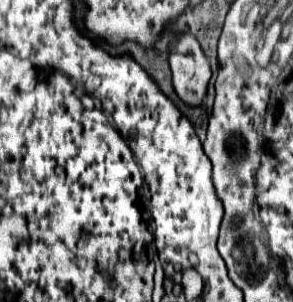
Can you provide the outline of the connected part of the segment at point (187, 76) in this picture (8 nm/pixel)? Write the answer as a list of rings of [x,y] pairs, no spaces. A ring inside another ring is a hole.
[[[181,35],[179,41],[175,41],[169,55],[169,65],[179,99],[189,107],[199,107],[207,95],[211,67],[193,35]]]

